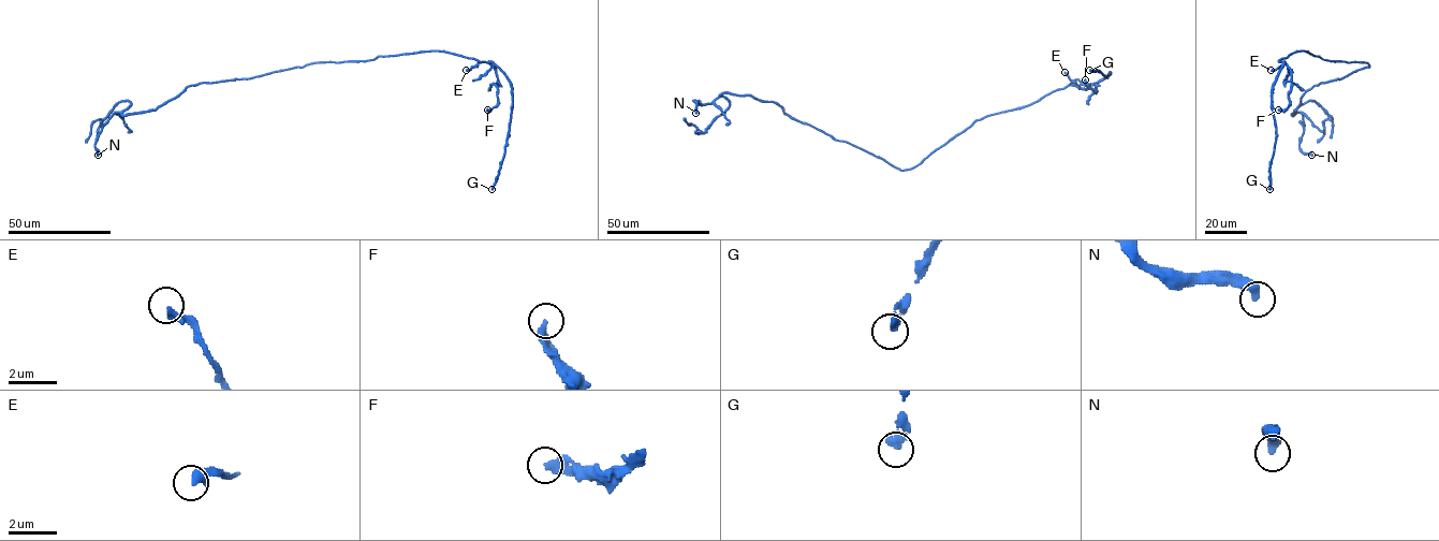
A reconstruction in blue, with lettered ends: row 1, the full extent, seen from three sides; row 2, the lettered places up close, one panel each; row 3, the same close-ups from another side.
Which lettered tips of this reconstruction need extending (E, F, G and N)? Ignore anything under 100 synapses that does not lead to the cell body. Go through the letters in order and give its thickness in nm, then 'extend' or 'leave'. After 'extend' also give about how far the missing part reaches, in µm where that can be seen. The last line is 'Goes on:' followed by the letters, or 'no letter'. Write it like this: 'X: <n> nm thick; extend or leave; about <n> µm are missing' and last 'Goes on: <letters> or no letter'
E: 320 nm thick; leave
F: 320 nm thick; leave
G: 320 nm thick; leave
N: 400 nm thick; leave
Goes on: no letter

